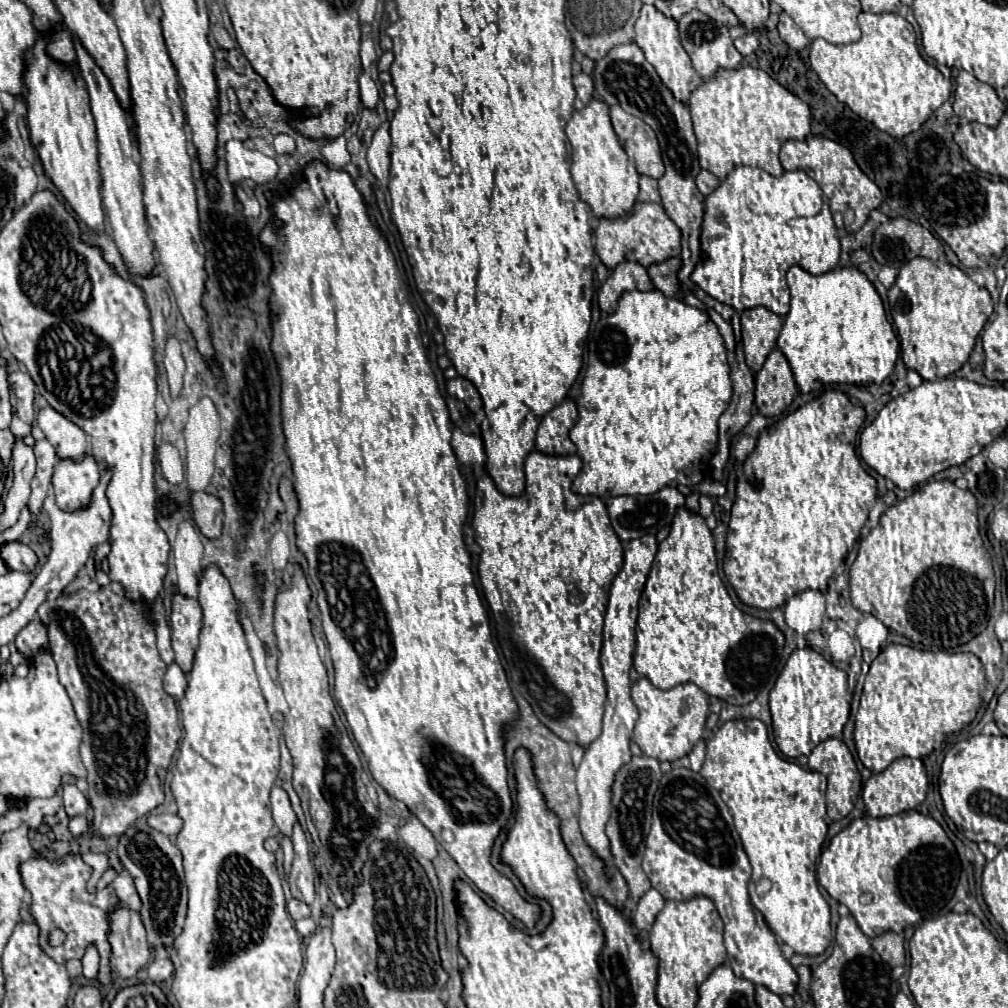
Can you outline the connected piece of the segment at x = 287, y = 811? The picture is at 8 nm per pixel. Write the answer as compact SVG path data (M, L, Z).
M274 787L272 793L270 793L270 803L272 803L274 821L280 829L280 833L284 837L290 837L292 829L294 829L294 823L296 823L296 813L290 807L290 799L288 799L286 791L280 789L280 787Z

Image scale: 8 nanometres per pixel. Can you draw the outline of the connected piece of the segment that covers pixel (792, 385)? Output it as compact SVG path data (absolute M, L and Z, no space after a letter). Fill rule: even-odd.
M774 349L756 373L756 407L762 415L780 415L798 393L792 369L780 349Z

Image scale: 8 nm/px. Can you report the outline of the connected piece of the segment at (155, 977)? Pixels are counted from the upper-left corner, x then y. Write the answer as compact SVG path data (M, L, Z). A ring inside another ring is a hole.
M156 957L156 959L150 961L150 965L148 965L148 977L150 977L150 981L154 981L154 983L166 981L168 977L172 977L172 971L174 971L172 961L166 959L166 957Z

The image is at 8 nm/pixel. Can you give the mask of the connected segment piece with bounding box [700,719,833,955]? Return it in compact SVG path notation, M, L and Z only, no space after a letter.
M732 719L726 721L706 745L706 761L700 775L714 787L728 805L734 827L742 839L742 847L752 865L750 897L754 907L764 915L770 929L796 953L820 955L830 945L830 907L822 897L816 881L816 859L822 851L828 832L825 794L826 777L818 771L806 771L800 765L780 757L768 739L766 725L760 719Z

